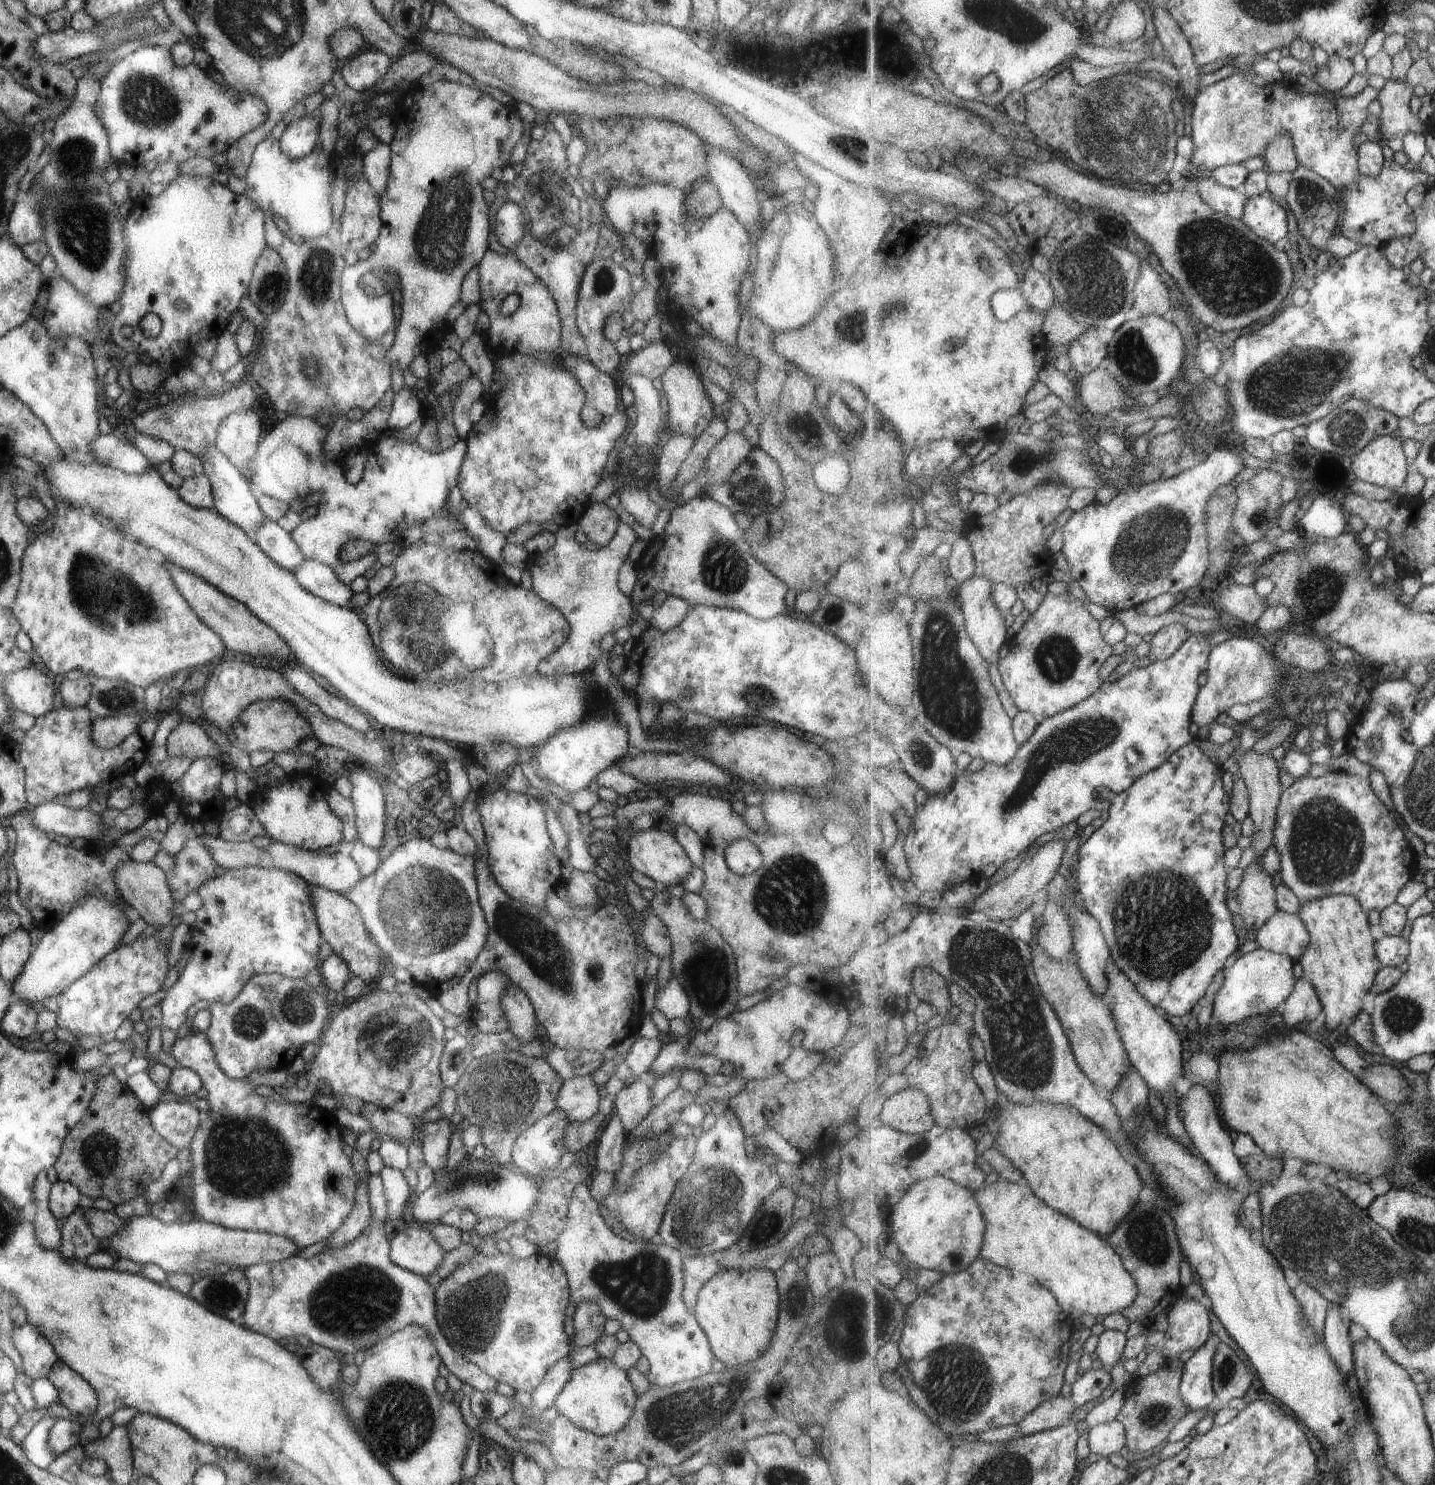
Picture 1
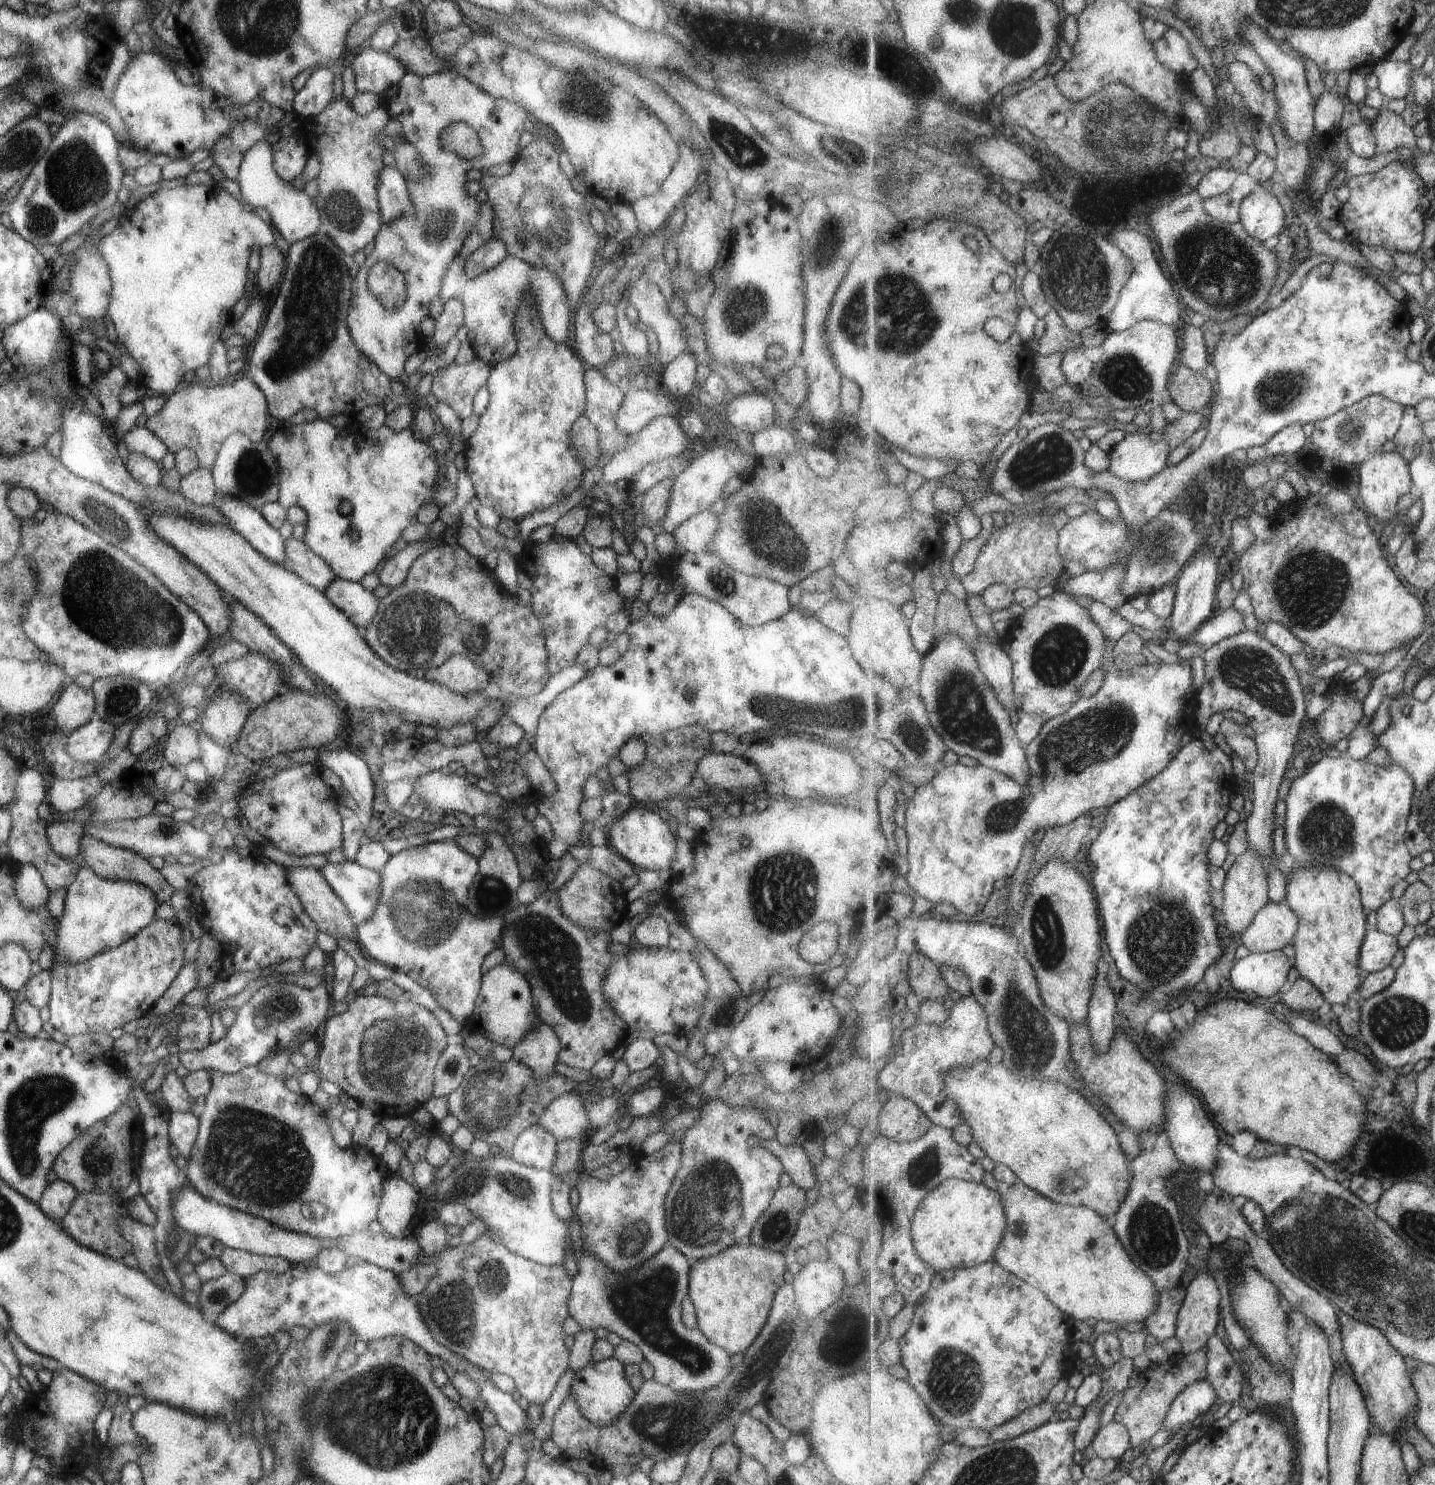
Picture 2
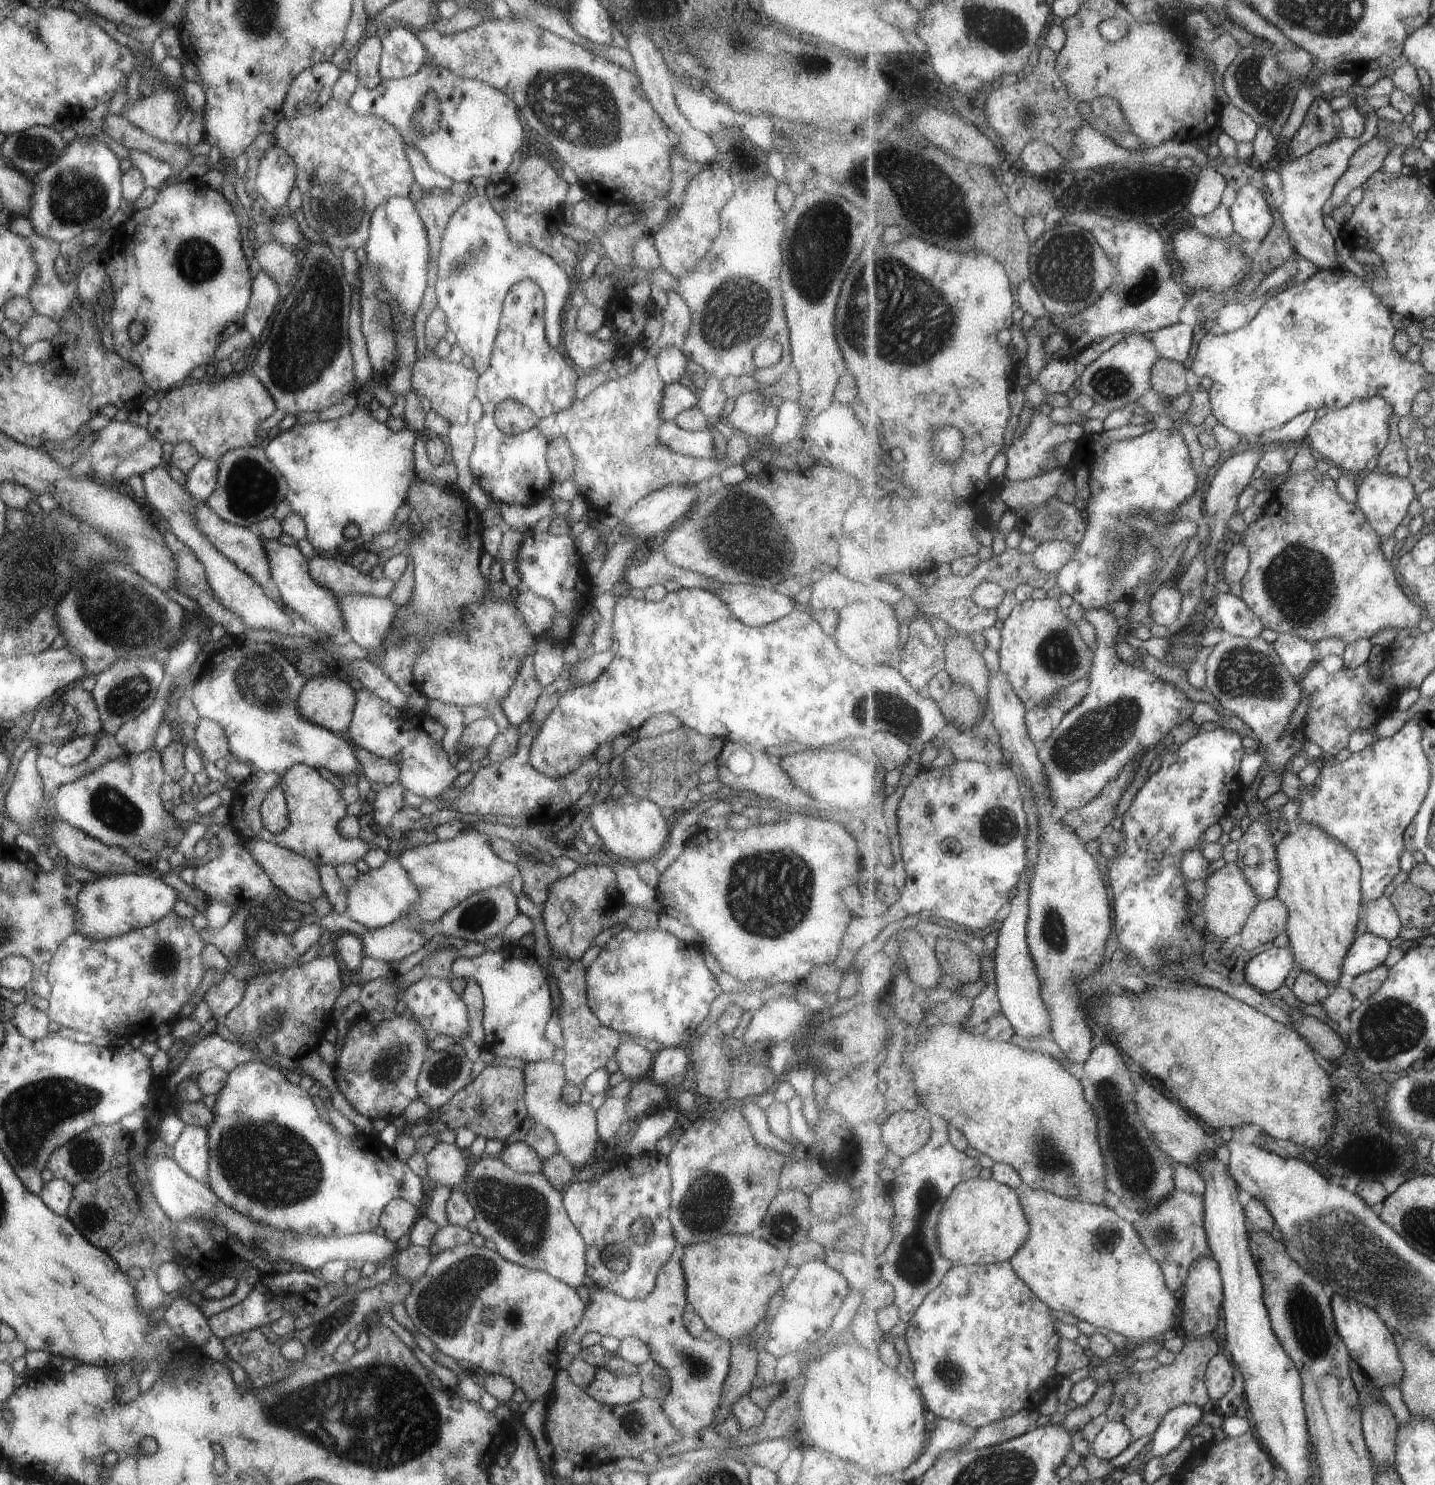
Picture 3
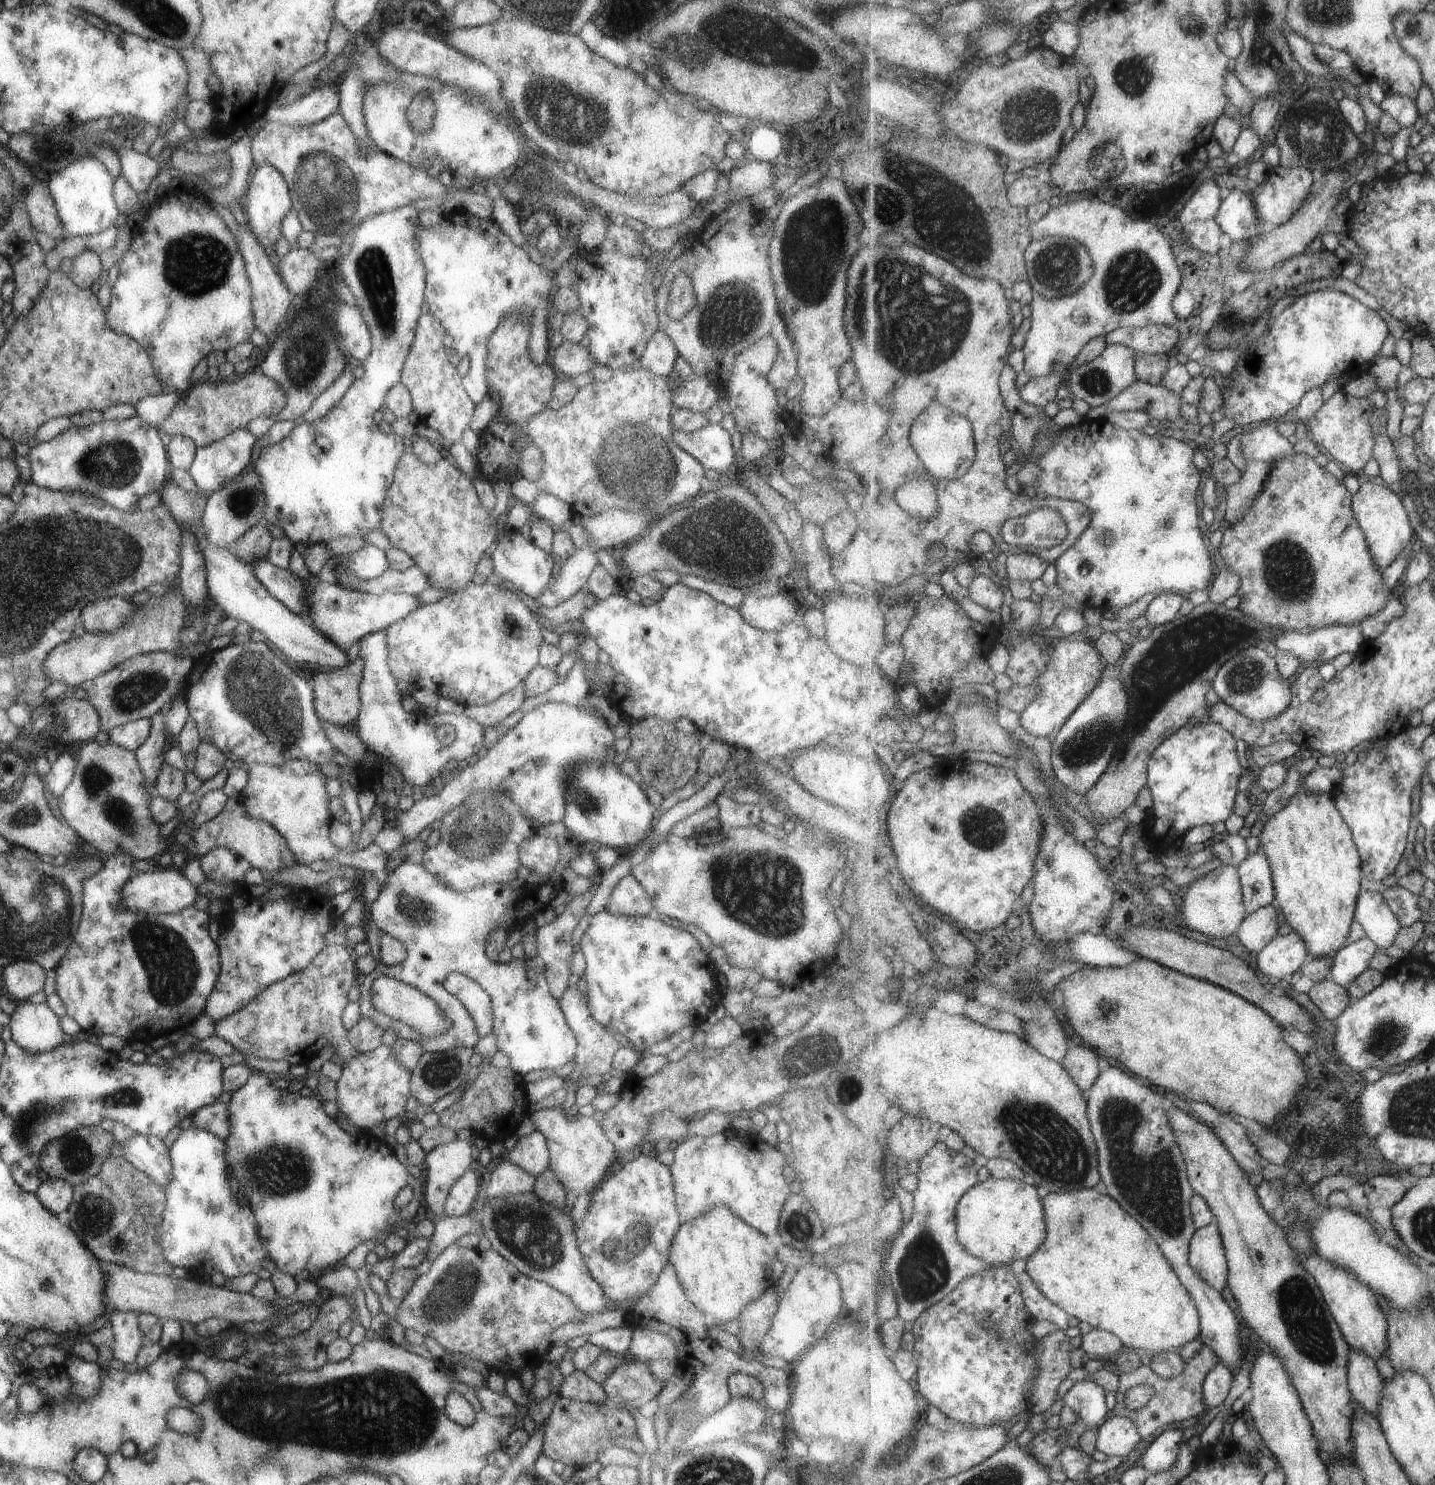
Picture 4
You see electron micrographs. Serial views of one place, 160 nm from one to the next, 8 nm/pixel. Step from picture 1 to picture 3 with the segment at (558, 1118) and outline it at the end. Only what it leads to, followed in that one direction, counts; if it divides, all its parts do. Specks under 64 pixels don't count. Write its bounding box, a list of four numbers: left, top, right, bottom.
[498,1137,542,1173]

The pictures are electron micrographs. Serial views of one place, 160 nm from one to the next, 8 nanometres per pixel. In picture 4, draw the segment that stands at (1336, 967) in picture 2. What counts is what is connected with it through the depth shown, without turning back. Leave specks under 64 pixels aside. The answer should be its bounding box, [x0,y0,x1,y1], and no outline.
[1259,785,1363,958]

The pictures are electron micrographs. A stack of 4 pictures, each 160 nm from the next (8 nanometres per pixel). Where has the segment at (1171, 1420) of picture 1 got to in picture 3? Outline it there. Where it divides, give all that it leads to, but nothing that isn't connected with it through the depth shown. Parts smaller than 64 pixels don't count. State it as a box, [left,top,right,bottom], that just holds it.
[1106,1336,1221,1440]

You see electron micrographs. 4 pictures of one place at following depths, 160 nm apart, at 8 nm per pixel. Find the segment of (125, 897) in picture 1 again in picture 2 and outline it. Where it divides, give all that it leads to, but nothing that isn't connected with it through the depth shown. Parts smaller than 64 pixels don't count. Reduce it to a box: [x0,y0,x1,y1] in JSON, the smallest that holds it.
[78,834,174,904]

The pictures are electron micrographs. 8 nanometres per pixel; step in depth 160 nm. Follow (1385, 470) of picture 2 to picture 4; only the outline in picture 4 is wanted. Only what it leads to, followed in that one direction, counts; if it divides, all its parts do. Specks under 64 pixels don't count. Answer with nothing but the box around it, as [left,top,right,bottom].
[1352,481,1418,573]

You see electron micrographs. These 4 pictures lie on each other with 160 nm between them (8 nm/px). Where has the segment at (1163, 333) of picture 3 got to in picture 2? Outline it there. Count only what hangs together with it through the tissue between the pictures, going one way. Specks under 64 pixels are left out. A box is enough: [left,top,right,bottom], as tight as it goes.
[1180,322,1212,370]

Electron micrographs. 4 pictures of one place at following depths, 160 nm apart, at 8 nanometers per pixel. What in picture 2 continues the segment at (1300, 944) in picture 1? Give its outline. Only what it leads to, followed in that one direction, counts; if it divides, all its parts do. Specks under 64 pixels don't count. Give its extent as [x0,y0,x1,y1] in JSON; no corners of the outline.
[1240,901,1299,953]

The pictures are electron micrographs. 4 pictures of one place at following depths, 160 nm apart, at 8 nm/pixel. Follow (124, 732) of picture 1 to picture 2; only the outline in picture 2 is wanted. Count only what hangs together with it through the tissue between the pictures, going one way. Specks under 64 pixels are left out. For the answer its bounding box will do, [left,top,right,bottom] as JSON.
[64,718,115,764]

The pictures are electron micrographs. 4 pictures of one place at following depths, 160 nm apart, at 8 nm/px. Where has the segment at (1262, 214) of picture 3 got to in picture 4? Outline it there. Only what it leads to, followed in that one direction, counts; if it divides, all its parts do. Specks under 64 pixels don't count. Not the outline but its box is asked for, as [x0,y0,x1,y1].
[1215,190,1259,242]

